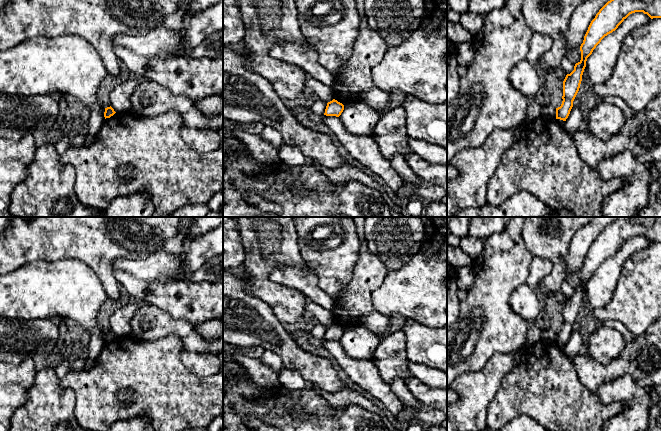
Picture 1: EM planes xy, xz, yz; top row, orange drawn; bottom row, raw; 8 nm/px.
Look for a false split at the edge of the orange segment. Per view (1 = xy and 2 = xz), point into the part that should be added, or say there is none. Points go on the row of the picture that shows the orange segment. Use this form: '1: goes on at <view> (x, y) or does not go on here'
1: does not go on here
2: does not go on here

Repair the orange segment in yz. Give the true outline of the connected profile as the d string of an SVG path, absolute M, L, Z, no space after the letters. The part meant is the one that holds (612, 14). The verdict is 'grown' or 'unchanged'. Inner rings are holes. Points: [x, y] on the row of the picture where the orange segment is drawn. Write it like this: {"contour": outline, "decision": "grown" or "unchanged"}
{"contour": "M610 0L596 14L580 46L581 60L563 81L563 101L561 106L556 108L556 119L566 121L568 118L580 88L587 58L605 36L615 31L635 12L643 12L651 19L661 18L661 0Z", "decision": "unchanged"}

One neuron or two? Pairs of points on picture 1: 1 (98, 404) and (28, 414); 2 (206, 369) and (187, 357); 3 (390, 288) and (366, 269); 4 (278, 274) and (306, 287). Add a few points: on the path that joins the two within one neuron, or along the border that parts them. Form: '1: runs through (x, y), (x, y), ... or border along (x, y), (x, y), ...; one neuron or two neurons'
1: border along (61, 387), (74, 393), (77, 420); two neurons
2: runs through (201, 364), (192, 361); one neuron
3: border along (388, 271), (384, 280), (372, 292), (372, 302); two neurons
4: runs through (285, 276), (294, 276), (299, 280); one neuron

